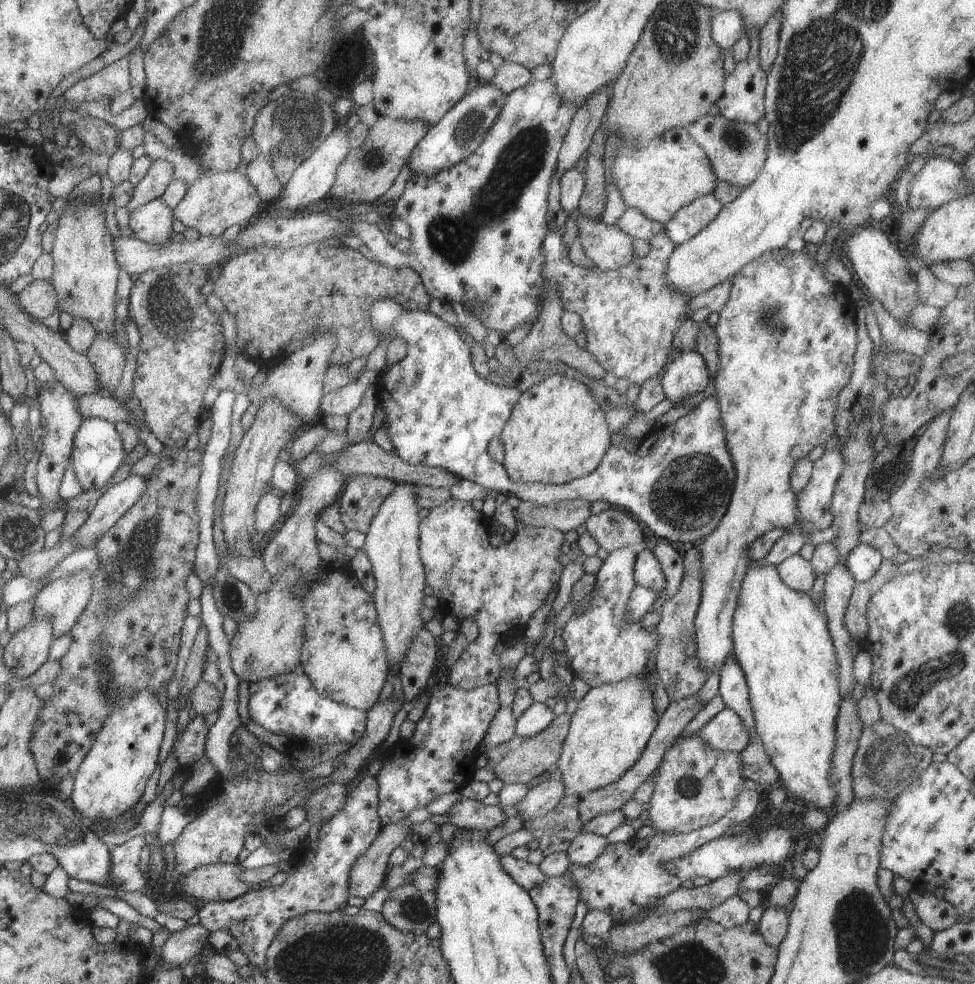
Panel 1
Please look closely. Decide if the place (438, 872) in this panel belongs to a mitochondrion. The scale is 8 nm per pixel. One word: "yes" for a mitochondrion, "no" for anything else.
no

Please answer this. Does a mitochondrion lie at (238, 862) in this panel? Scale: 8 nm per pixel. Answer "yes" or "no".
no

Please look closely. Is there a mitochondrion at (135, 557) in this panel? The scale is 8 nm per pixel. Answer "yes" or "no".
yes

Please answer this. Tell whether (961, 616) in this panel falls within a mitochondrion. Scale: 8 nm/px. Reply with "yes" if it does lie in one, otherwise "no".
yes

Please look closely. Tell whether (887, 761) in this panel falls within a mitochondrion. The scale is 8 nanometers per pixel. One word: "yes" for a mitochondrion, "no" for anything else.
yes

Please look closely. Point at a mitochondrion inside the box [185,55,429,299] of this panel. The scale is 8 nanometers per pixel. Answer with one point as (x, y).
(297, 124)

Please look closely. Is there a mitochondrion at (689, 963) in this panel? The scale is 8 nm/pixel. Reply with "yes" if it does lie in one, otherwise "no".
yes

